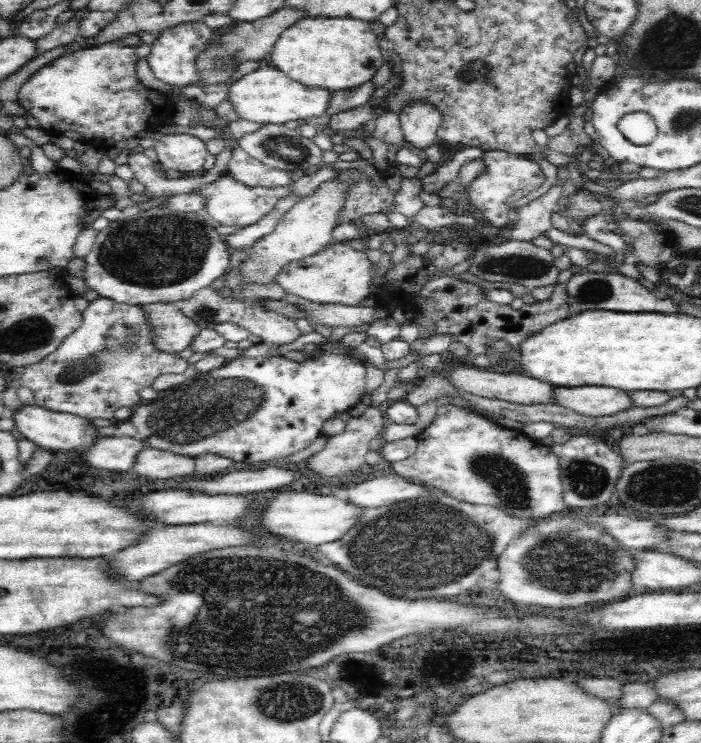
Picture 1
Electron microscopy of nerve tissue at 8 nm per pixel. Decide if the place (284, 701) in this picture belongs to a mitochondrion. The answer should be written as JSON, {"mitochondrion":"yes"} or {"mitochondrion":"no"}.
{"mitochondrion":"yes"}

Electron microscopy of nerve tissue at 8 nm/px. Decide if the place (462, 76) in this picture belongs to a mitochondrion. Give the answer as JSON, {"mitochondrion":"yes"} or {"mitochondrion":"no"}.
{"mitochondrion":"yes"}

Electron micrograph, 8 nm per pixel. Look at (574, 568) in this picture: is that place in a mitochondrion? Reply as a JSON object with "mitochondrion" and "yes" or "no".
{"mitochondrion":"yes"}

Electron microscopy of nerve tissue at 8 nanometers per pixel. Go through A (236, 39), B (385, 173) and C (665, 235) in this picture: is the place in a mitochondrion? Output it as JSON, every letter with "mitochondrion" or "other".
{"A":"mitochondrion","B":"other","C":"mitochondrion"}

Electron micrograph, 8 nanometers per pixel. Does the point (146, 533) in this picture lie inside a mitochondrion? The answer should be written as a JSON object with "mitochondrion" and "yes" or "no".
{"mitochondrion":"no"}

